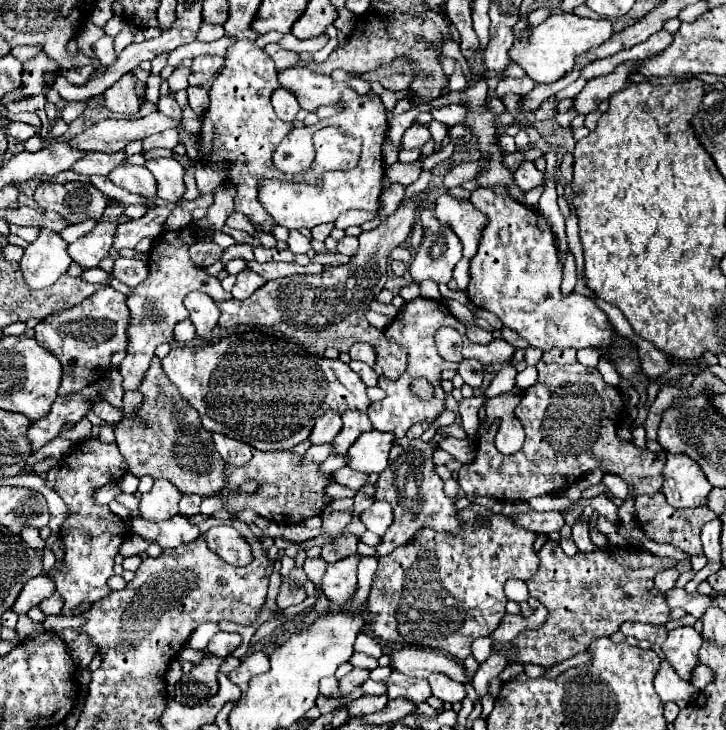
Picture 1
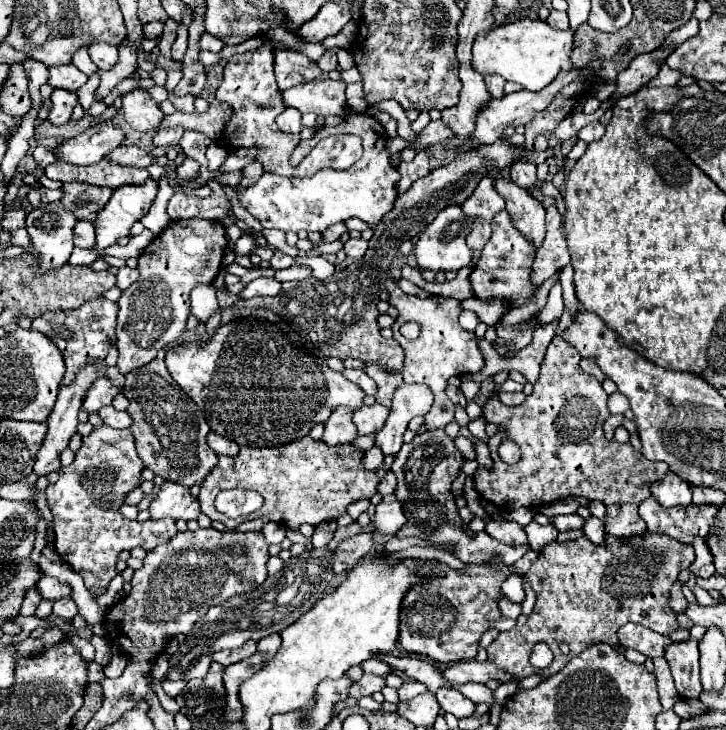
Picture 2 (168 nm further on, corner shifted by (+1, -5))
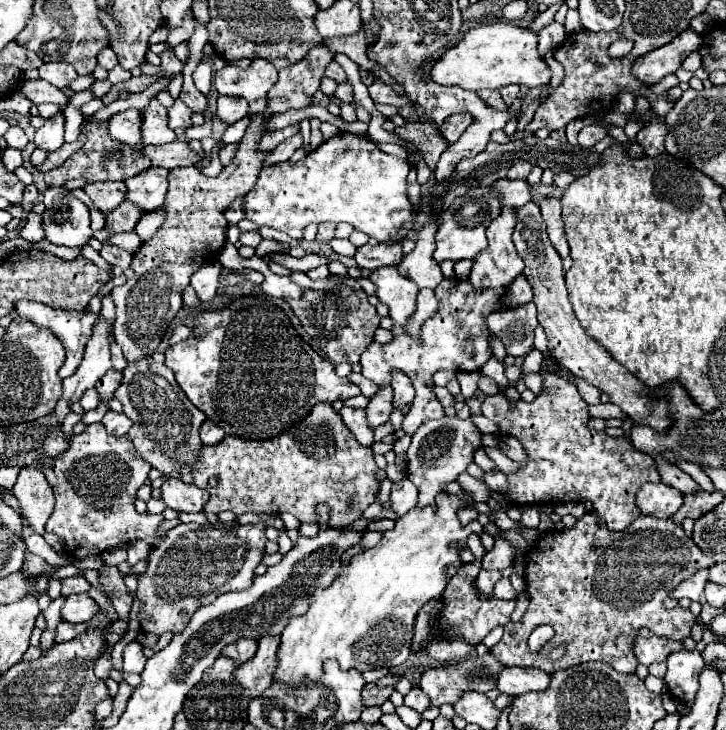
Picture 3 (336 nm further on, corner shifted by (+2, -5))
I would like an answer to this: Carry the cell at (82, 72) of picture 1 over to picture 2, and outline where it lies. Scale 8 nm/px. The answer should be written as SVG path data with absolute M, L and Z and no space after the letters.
M67 64L67 66L55 66L55 68L49 68L49 84L53 88L69 88L69 90L77 90L85 84L87 76L77 70L73 64Z

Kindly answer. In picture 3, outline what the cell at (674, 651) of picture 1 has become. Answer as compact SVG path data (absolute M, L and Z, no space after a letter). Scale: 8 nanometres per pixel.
M680 650L672 652L666 660L668 672L664 676L664 682L670 690L670 694L684 706L692 706L698 686L698 676L704 670L704 660L698 650Z

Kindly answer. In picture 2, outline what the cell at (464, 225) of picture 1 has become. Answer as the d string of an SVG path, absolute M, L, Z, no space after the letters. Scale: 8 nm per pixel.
M485 176L479 182L479 186L475 188L475 192L471 194L471 198L467 198L467 202L461 204L463 214L471 220L471 232L467 234L467 244L473 250L473 260L475 262L481 256L483 246L491 238L491 220L493 220L493 216L503 208L505 208L503 196L499 196L497 190L493 188L493 178L491 176Z

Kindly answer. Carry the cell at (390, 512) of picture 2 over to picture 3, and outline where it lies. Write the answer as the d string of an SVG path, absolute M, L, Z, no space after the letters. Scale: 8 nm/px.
M404 478L396 484L392 484L390 500L392 500L394 512L398 516L404 516L408 510L412 510L418 504L418 488L408 478Z

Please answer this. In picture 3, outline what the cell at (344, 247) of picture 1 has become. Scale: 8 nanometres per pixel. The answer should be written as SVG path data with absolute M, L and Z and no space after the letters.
M364 244L358 248L354 260L362 270L376 270L380 266L398 266L404 258L402 244Z

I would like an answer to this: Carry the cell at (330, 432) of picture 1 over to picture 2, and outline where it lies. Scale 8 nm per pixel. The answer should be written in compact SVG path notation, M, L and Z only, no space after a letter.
M345 406L333 410L329 420L325 422L325 434L323 434L323 442L327 442L327 446L339 446L345 442L353 442L357 438L351 416L353 412L347 410Z

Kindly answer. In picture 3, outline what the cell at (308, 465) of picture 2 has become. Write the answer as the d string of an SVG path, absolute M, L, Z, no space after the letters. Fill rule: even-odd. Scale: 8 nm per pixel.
M320 402L312 406L306 418L302 418L296 426L288 428L276 438L270 440L246 440L238 436L224 436L218 446L202 446L198 452L198 462L192 466L194 484L202 486L210 492L210 500L206 502L206 514L218 514L222 510L232 510L236 516L254 512L254 514L294 514L302 524L318 522L316 506L320 502L332 508L330 526L350 524L352 520L362 518L362 512L374 502L378 492L378 480L374 478L376 470L372 448L362 446L346 428L340 414L328 402ZM208 478L218 478L218 486L210 488Z

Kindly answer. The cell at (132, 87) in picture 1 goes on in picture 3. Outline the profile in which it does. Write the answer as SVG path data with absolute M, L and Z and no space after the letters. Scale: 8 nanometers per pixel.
M154 98L150 106L144 108L144 122L142 122L142 142L148 146L160 146L174 142L176 134L168 128L168 112L166 108Z

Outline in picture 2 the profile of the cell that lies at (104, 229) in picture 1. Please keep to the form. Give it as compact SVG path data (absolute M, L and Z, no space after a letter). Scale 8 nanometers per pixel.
M149 178L143 186L121 186L113 192L107 206L95 220L95 246L91 250L101 252L117 240L127 238L135 220L141 220L157 194L157 182Z

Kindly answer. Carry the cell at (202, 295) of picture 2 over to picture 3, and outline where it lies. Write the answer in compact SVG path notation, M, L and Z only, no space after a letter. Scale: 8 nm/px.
M208 262L202 264L190 278L190 286L196 290L198 298L202 302L208 302L216 296L218 290L218 278L220 278L220 270L222 266L218 262Z

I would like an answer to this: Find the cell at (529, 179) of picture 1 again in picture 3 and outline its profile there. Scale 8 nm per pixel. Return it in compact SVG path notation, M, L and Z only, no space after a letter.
M518 160L518 162L514 162L514 164L510 166L506 178L512 178L512 180L516 180L516 178L526 178L526 176L530 174L530 168L532 168L530 162L526 162L526 160Z

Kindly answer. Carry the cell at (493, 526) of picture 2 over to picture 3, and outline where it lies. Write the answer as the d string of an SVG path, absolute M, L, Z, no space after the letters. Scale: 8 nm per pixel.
M496 540L494 548L484 554L482 558L482 568L484 570L504 570L512 564L514 558L514 548L506 540Z

